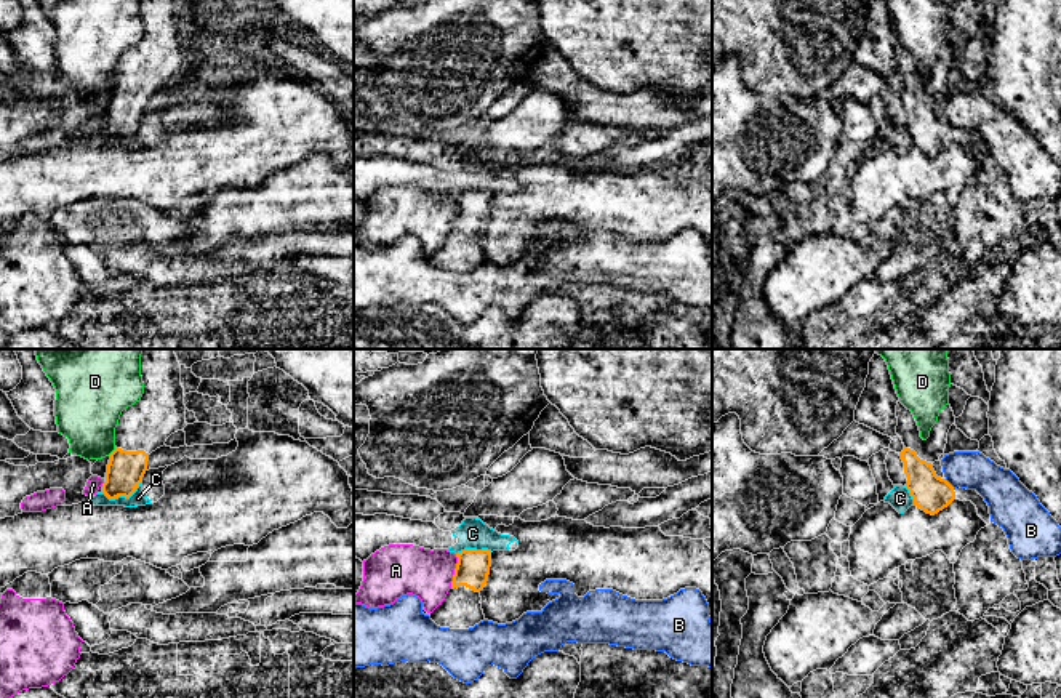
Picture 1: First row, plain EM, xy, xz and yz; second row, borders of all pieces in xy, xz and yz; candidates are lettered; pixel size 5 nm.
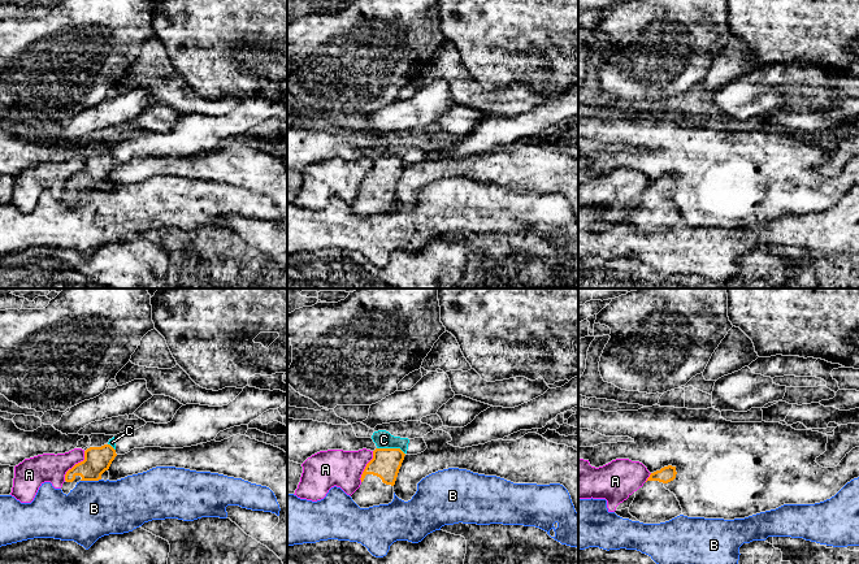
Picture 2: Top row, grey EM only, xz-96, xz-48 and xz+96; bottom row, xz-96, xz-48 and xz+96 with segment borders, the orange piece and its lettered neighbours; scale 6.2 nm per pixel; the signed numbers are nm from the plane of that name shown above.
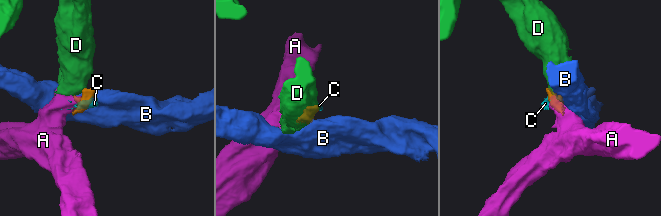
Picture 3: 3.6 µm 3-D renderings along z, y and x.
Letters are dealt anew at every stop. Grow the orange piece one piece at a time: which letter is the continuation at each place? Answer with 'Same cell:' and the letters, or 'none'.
Same cell: none

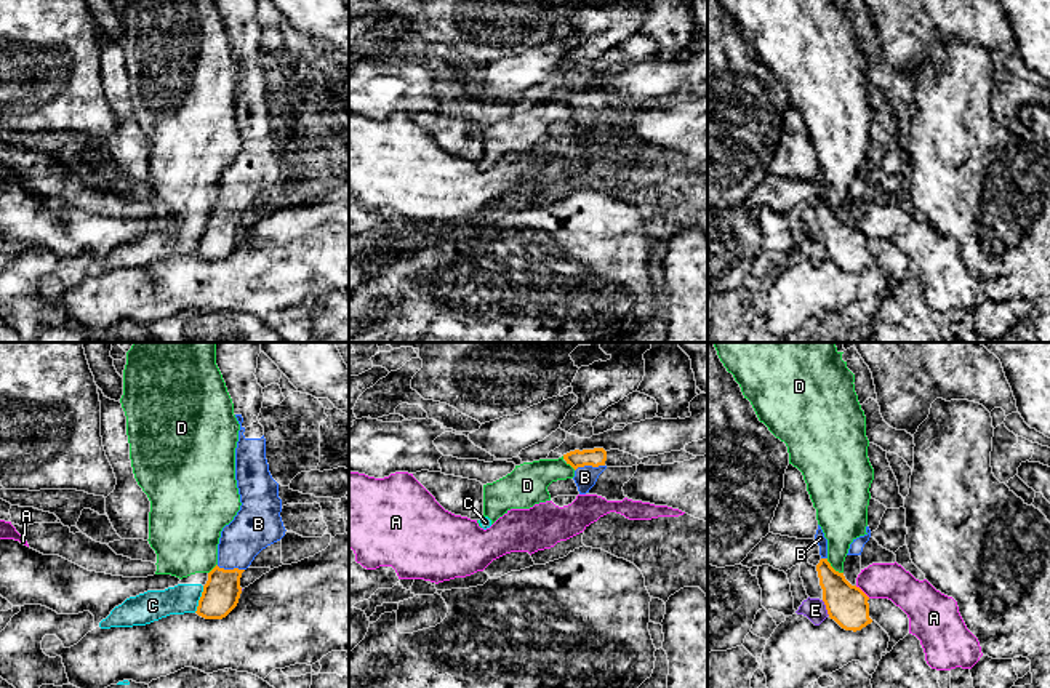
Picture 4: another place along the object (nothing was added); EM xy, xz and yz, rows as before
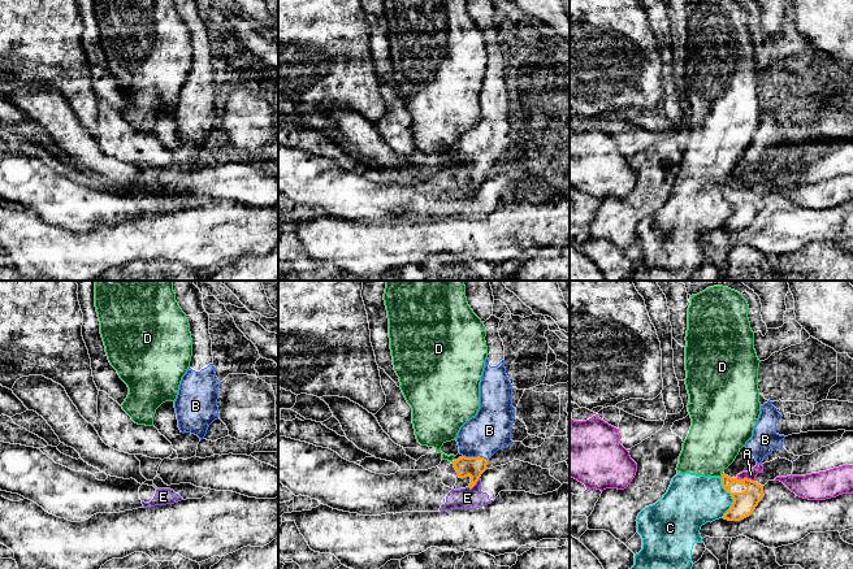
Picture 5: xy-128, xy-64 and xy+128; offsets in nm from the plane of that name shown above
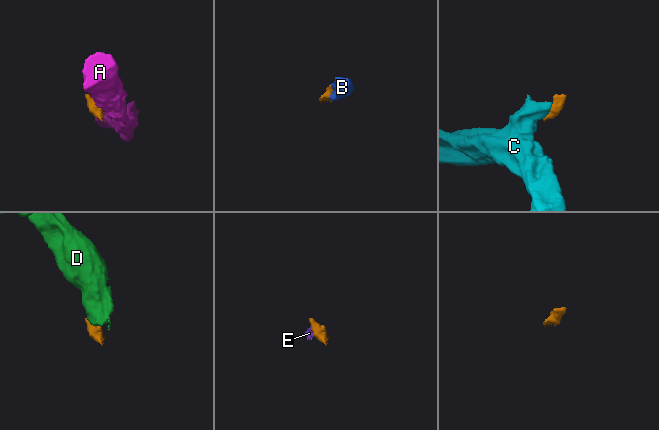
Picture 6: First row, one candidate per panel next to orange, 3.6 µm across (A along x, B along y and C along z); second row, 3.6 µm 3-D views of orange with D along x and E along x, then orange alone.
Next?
Same cell: B

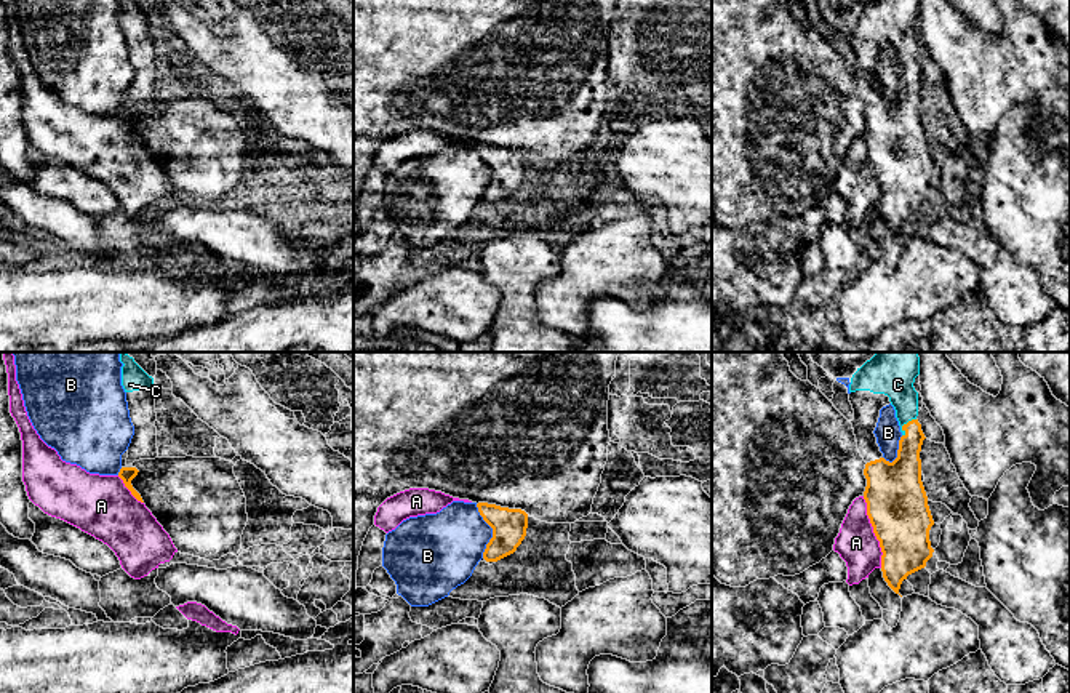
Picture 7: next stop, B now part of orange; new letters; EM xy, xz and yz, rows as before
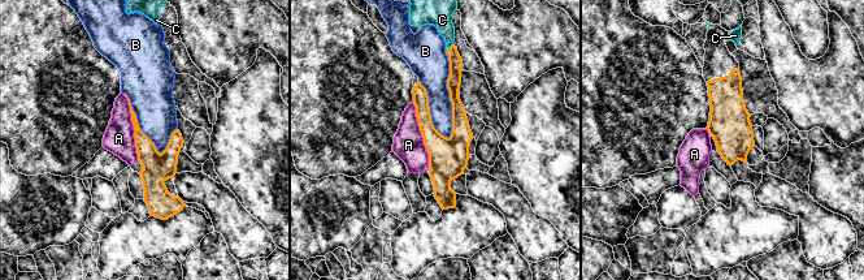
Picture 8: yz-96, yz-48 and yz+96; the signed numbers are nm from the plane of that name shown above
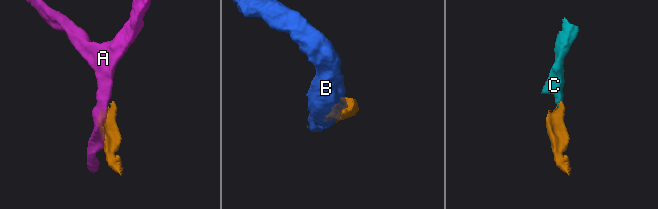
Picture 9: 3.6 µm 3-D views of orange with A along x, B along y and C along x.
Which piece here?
Same cell: C

